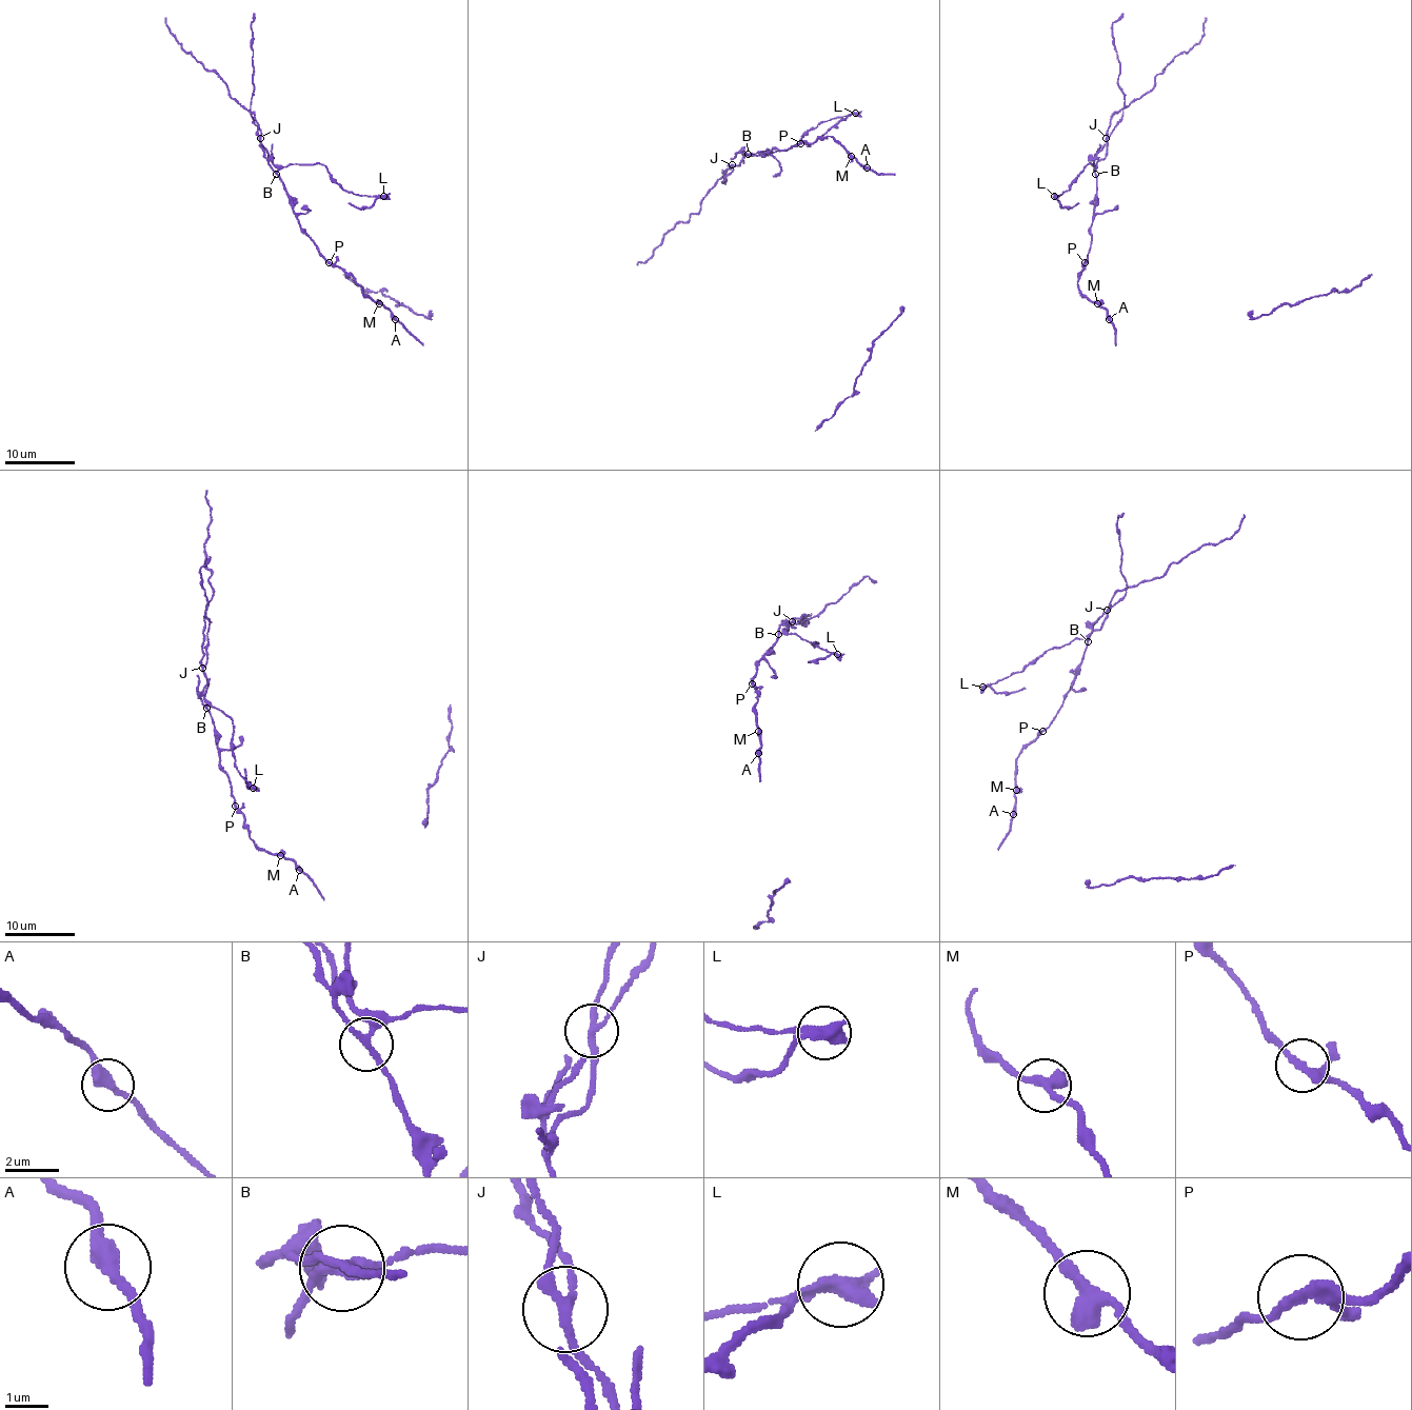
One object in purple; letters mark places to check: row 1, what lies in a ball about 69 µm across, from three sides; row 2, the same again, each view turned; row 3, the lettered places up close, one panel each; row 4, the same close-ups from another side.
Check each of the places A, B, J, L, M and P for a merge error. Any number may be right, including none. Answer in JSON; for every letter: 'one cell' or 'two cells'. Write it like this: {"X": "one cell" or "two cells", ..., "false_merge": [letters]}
{"A": "one cell", "B": "two cells", "J": "two cells", "L": "two cells", "M": "one cell", "P": "one cell", "false_merge": ["B", "J", "L"]}

